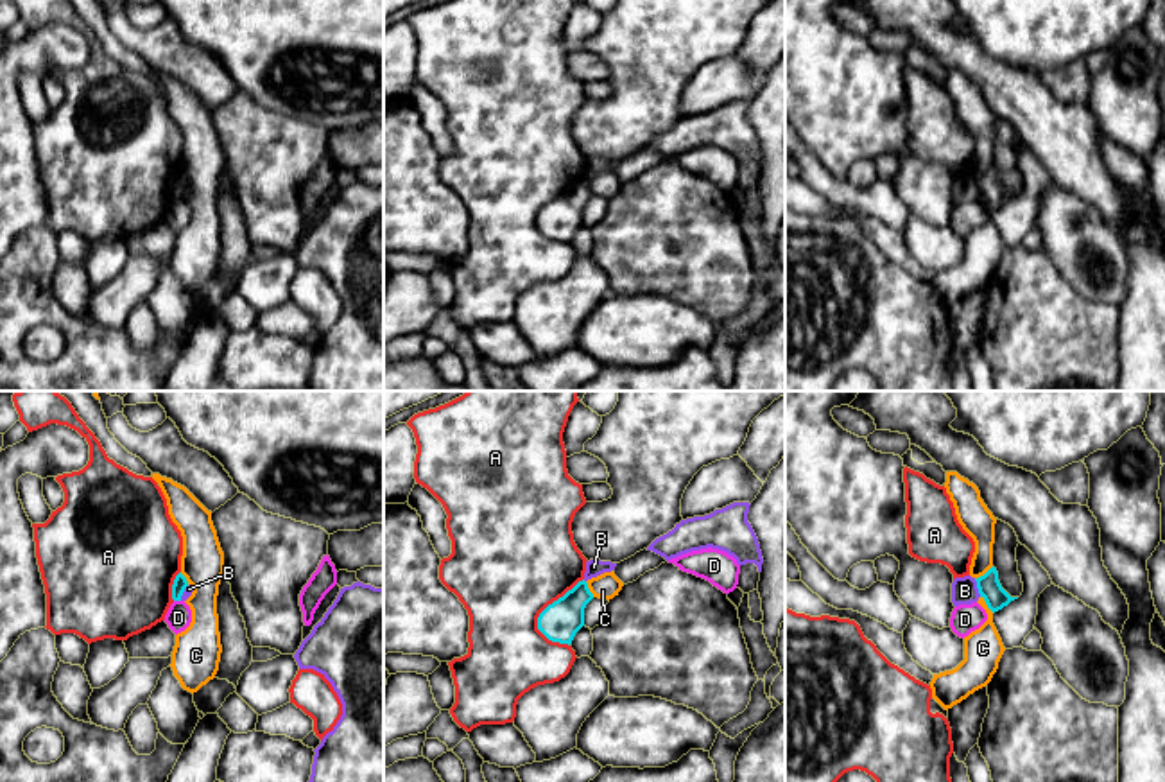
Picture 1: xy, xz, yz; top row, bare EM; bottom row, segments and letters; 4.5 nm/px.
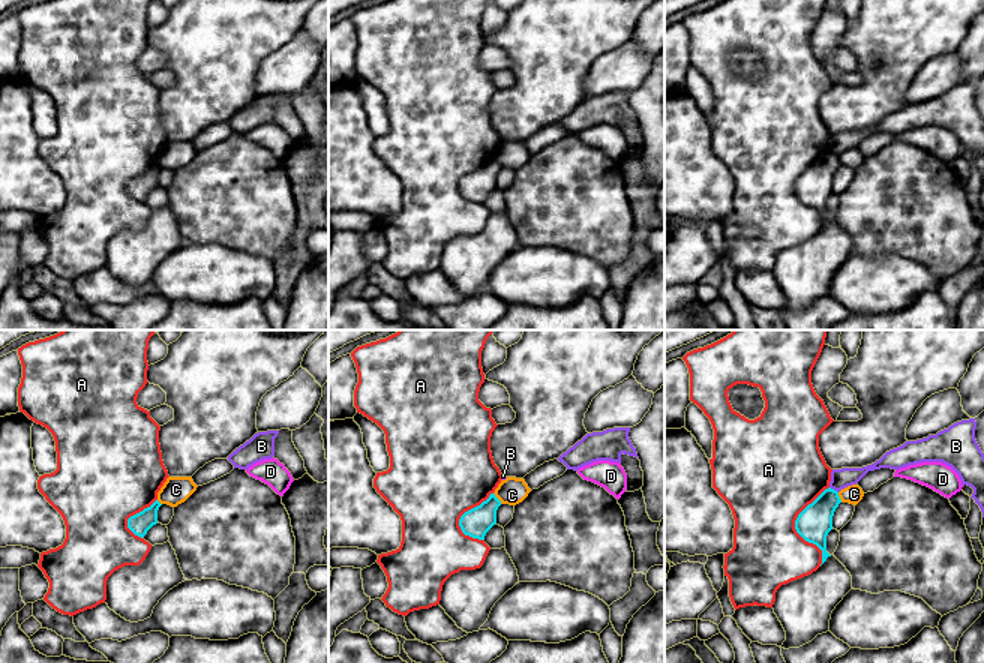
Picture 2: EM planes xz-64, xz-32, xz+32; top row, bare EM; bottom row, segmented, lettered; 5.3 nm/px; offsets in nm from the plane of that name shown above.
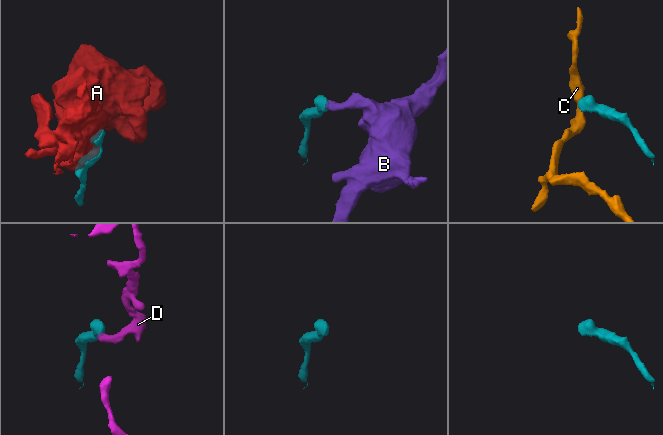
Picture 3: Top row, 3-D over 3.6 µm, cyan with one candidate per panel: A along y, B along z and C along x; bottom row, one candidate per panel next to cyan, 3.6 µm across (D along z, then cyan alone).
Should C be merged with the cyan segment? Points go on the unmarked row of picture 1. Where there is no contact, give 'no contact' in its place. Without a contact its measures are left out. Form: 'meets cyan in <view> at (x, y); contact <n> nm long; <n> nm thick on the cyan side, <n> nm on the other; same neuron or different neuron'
meets cyan in yz at (986, 201); contact 100 nm long; 100 nm thick on the cyan side, 180 nm on the other; different neuron

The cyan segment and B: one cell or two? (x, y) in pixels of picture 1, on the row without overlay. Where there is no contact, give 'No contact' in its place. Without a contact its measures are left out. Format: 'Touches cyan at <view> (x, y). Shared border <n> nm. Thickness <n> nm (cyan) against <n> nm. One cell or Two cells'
Touches cyan at yz (977, 185). Shared border 90 nm. Thickness 100 nm (cyan) against 120 nm. Two cells

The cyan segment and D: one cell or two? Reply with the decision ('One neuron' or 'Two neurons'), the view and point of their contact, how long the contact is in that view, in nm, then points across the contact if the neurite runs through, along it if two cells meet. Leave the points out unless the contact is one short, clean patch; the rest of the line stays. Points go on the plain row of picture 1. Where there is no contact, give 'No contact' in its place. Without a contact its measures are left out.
Two neurons. Touches cyan at xy (178, 198). Shared border 30 nm. Boundary: xy (174, 198), (180, 199)

